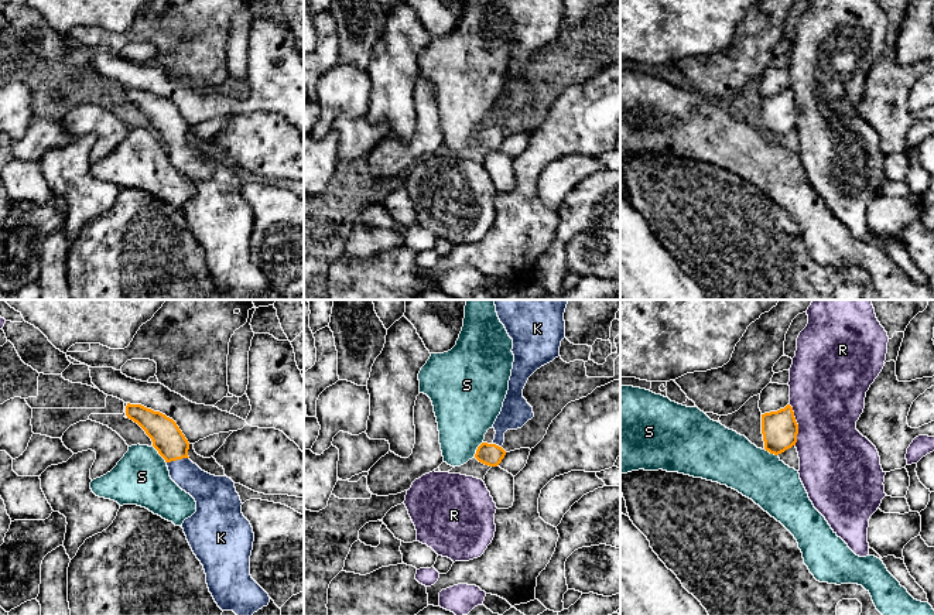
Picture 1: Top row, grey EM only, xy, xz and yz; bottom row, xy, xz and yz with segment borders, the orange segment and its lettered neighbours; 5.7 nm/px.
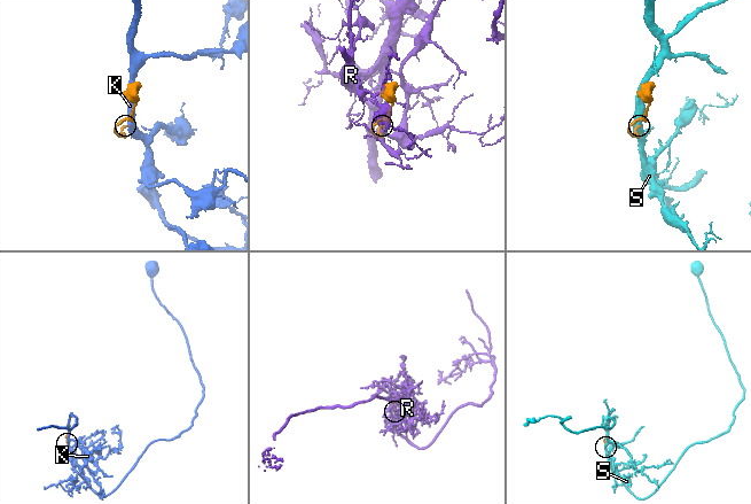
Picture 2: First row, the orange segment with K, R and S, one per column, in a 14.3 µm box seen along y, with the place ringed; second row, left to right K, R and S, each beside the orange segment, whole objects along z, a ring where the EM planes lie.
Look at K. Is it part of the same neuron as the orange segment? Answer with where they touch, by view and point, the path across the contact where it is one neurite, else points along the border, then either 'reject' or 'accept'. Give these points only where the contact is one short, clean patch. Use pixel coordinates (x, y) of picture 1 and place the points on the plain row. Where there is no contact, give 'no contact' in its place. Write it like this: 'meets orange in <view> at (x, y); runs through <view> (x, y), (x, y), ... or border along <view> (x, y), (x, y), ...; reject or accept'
meets orange in xy at (177, 142); runs through xy (167, 122), (177, 142), (207, 173); accept

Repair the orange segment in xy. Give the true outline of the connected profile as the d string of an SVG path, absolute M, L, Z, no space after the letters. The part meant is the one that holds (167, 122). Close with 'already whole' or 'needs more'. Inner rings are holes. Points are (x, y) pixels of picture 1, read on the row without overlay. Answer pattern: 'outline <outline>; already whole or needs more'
outline M141 88L126 89L127 102L137 106L151 122L153 130L165 143L171 163L196 185L196 195L184 204L187 223L203 249L206 267L222 294L233 294L237 300L252 300L267 290L268 277L250 259L250 239L254 216L250 205L242 197L242 184L235 165L202 154L188 140L189 126L177 106L160 95Z; needs more

